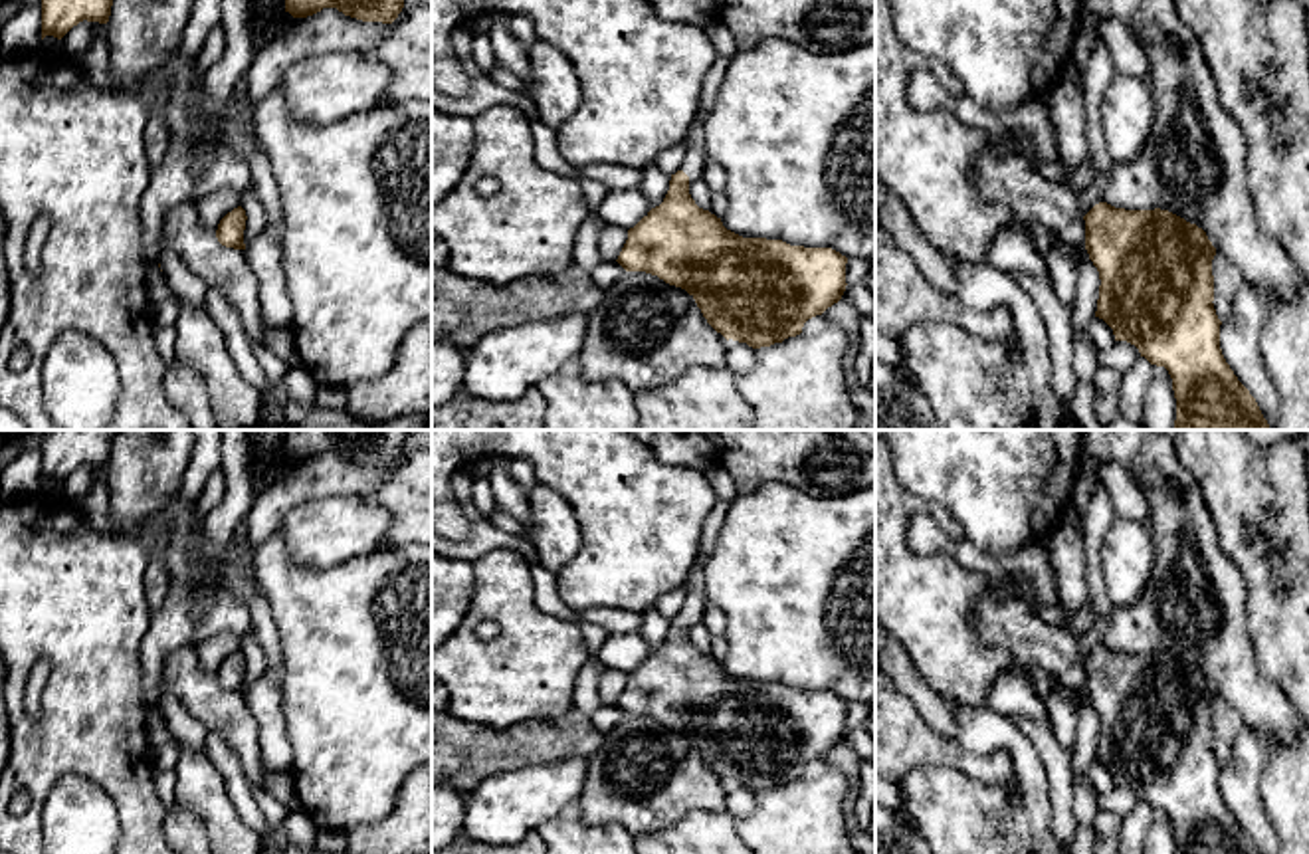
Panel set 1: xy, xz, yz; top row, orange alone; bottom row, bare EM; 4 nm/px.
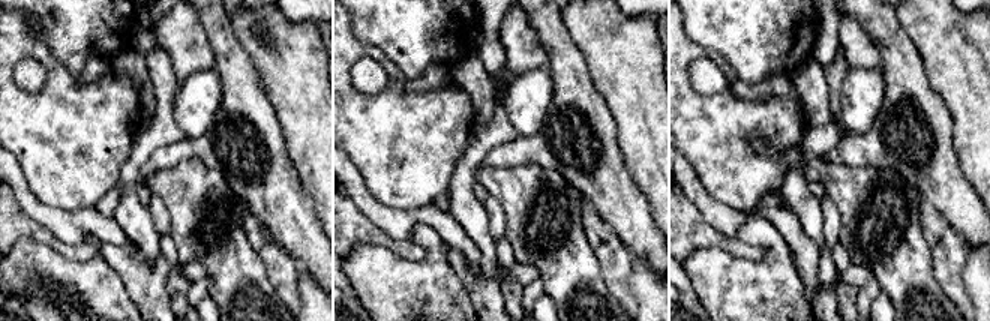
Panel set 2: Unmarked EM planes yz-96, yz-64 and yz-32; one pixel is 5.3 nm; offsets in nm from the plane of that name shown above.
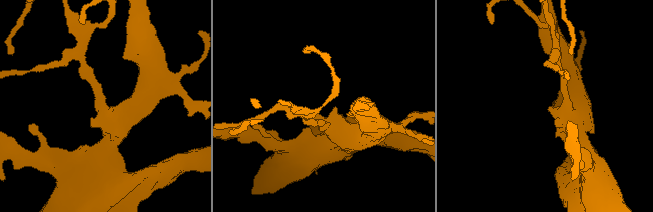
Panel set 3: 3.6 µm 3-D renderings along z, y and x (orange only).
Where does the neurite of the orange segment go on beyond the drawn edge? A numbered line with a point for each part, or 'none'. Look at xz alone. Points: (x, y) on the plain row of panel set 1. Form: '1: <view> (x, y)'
1: xz (696, 583)

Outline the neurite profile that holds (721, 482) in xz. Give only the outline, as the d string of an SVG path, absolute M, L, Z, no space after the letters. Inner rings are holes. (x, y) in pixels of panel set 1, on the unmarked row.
M715 464L705 472L705 476L715 491L717 503L731 503L737 497L739 491L735 480L725 468Z

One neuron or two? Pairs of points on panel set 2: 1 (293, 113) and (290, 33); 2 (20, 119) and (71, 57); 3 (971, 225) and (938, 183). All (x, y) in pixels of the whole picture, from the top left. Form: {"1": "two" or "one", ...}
{"1": "one", "2": "two", "3": "one"}

